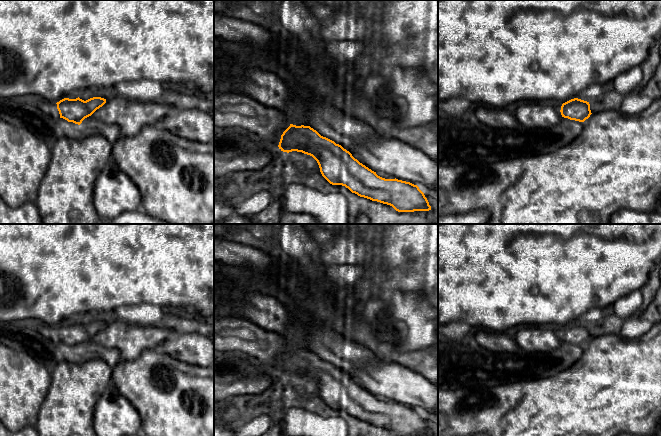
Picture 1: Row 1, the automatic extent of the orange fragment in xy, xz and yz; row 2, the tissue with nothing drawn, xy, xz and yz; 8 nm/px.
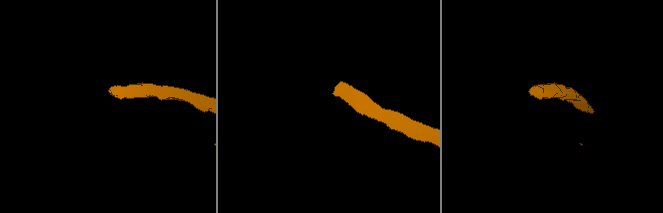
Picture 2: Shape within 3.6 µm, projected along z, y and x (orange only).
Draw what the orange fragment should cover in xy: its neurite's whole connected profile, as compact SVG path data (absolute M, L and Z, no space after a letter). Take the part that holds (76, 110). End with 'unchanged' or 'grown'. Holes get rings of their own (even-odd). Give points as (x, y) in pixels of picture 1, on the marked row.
M93 97L86 101L80 99L64 98L57 103L38 101L39 108L54 118L63 118L68 122L80 125L82 121L91 116L97 109L106 103L106 99Z; grown

